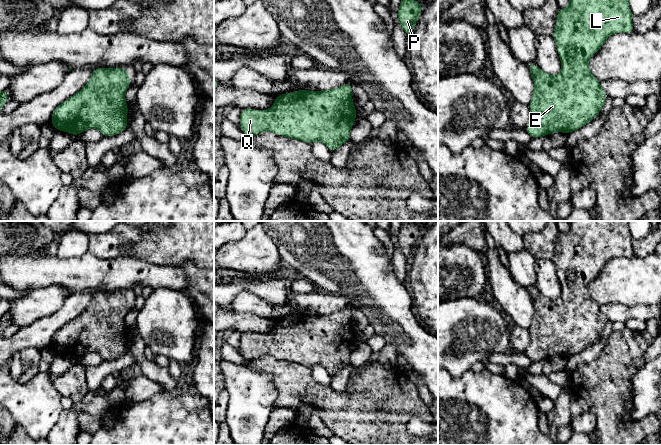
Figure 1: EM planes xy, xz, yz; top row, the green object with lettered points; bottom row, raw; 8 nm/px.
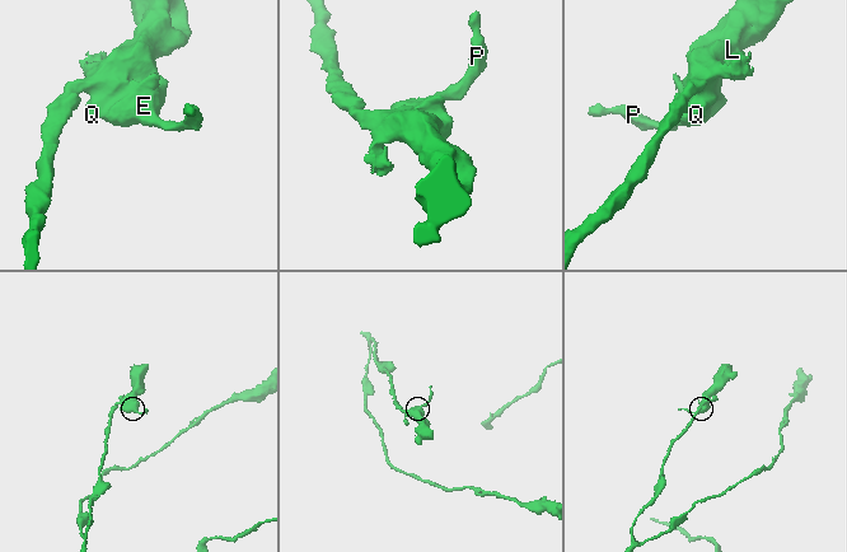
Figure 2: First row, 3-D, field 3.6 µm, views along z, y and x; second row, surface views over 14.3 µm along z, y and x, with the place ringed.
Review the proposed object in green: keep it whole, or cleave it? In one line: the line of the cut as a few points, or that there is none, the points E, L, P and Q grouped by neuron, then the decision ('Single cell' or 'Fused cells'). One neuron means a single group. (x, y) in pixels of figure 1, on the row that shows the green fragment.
No split. Groups: E L P Q. Single cell

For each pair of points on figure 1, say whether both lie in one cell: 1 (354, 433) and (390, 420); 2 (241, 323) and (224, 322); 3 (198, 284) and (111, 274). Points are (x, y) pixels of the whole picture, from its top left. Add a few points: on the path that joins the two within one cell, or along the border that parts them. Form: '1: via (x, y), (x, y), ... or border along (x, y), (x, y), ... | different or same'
1: via (363, 424), (377, 424), (381, 420) | same
2: via (237, 322), (228, 322) | same
3: border along (179, 266), (188, 278), (188, 285), (184, 290) | different

